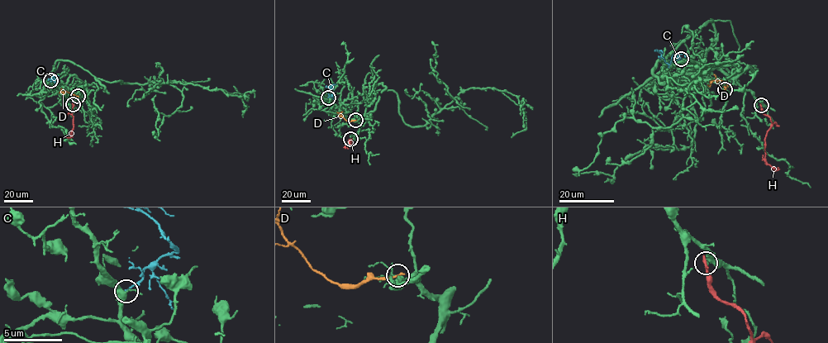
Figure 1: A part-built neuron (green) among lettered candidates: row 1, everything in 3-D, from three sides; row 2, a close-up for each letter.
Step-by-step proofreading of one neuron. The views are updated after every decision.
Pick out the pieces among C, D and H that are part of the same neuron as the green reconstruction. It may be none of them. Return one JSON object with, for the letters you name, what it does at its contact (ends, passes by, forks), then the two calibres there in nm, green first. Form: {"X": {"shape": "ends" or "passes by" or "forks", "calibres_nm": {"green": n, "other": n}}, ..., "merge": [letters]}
{"C": {"shape": "ends", "calibres_nm": {"green": 320, "other": 160}}, "merge": ["C"]}

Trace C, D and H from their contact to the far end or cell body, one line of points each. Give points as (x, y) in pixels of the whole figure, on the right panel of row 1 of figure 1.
C: (681, 59), (673, 54), (668, 64), (661, 54), (654, 50)
D: (725, 89), (726, 86), (720, 80), (712, 81), (708, 85)
H: (761, 105), (761, 111), (771, 123), (765, 138), (765, 161), (775, 169), (777, 168)

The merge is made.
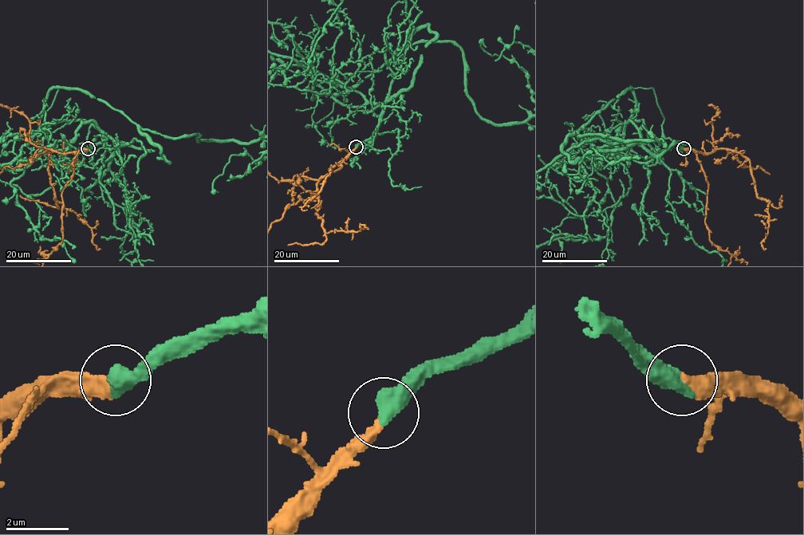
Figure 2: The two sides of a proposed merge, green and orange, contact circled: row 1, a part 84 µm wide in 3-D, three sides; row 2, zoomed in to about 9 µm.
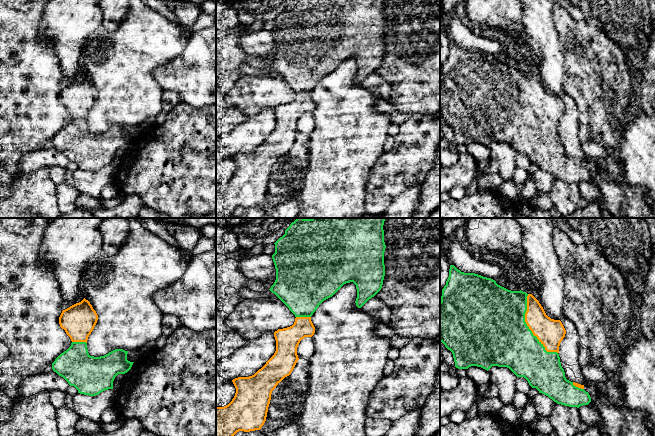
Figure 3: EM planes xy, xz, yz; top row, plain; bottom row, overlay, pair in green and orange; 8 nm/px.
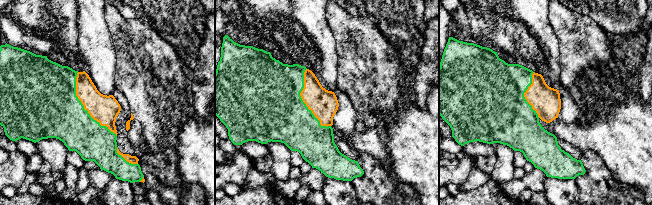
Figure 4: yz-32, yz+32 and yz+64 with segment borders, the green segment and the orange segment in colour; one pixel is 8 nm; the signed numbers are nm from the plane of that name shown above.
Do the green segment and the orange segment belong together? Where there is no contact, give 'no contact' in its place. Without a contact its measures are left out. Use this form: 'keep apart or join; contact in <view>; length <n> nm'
join; contact in yz; length 550 nm

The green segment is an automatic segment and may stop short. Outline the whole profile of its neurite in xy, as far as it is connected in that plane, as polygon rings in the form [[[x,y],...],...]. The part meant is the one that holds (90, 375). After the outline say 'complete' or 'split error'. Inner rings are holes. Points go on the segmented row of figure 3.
[[[85,298],[62,311],[59,324],[70,337],[71,346],[52,363],[52,369],[63,377],[78,393],[96,396],[113,389],[118,374],[127,373],[134,362],[127,360],[128,351],[115,349],[100,357],[90,356],[87,340],[98,315]]] | split error

